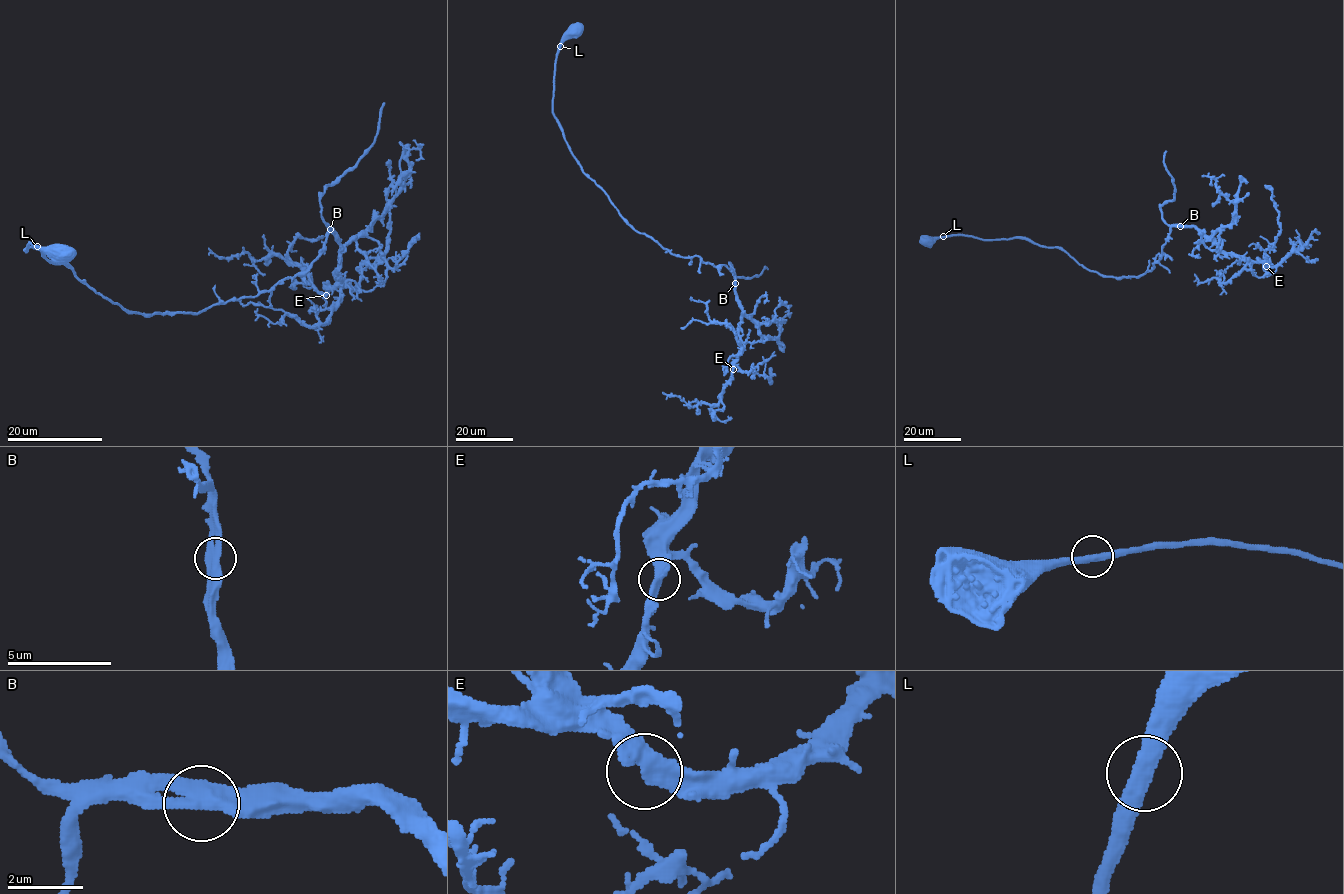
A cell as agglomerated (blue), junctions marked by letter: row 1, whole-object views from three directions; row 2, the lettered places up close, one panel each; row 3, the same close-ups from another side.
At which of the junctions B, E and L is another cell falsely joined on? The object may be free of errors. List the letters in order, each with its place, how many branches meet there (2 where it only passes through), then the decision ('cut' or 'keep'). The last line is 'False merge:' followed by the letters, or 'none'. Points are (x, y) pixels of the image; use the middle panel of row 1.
B: at (735, 283); 2 branches meet; keep
E: at (733, 369); 2 branches meet; keep
L: at (560, 46); 2 branches meet; keep
False merge: none

